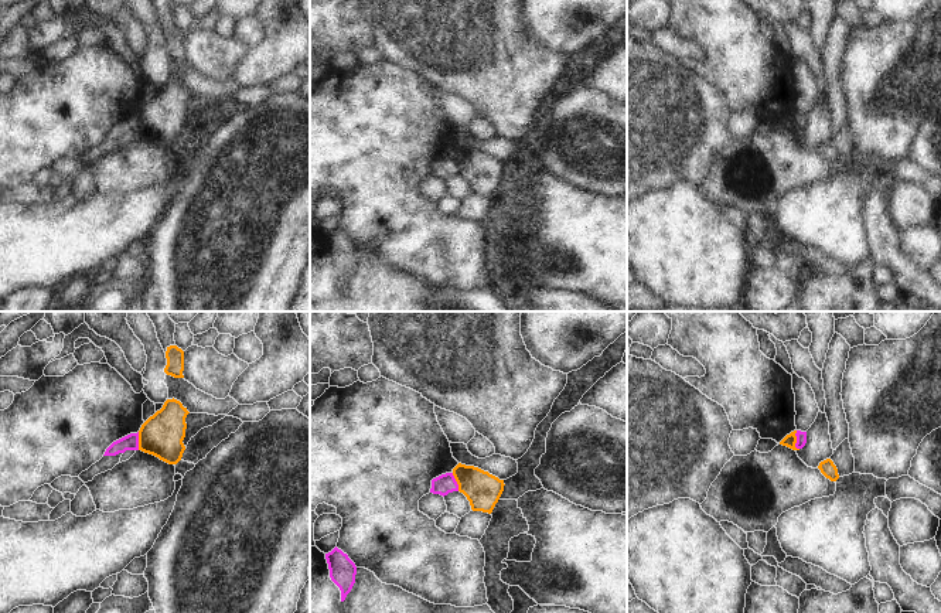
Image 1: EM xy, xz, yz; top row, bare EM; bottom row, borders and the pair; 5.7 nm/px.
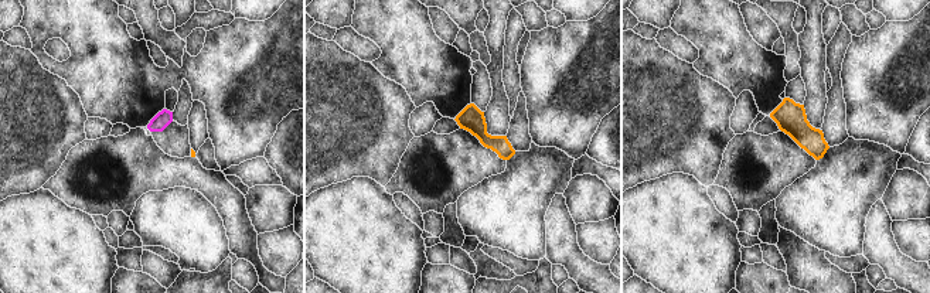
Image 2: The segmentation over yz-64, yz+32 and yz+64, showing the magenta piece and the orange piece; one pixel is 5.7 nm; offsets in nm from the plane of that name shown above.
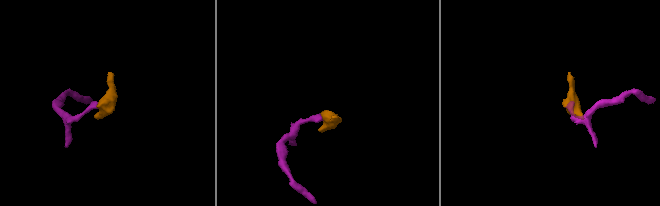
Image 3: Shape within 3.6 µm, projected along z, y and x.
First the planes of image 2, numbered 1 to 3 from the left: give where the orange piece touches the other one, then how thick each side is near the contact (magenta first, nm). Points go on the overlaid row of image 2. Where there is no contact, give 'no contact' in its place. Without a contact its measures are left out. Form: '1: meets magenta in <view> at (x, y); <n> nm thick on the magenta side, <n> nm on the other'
1: no contact
2: no contact
3: no contact

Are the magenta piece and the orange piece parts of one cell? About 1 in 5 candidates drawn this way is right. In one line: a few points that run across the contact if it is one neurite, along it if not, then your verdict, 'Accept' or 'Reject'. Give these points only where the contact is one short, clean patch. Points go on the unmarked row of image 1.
Line: yz (797, 113), (795, 129), (798, 132). Reject

